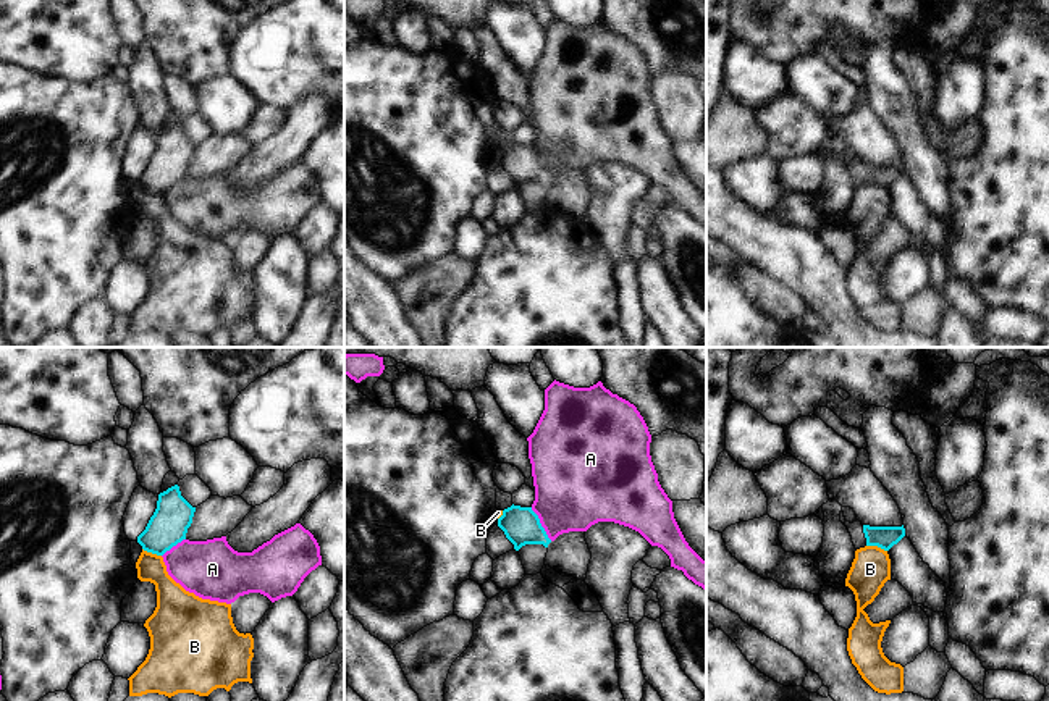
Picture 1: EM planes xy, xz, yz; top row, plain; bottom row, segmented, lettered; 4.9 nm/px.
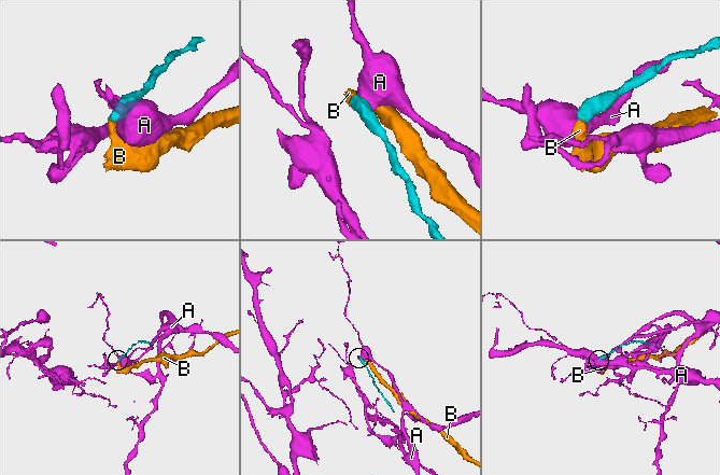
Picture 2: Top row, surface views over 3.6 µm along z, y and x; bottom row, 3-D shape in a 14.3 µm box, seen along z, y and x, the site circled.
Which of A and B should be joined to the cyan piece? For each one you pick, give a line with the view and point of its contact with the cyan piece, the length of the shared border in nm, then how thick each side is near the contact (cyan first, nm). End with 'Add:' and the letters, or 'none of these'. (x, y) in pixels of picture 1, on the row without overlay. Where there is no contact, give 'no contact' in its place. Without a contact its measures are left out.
Add: none of these

